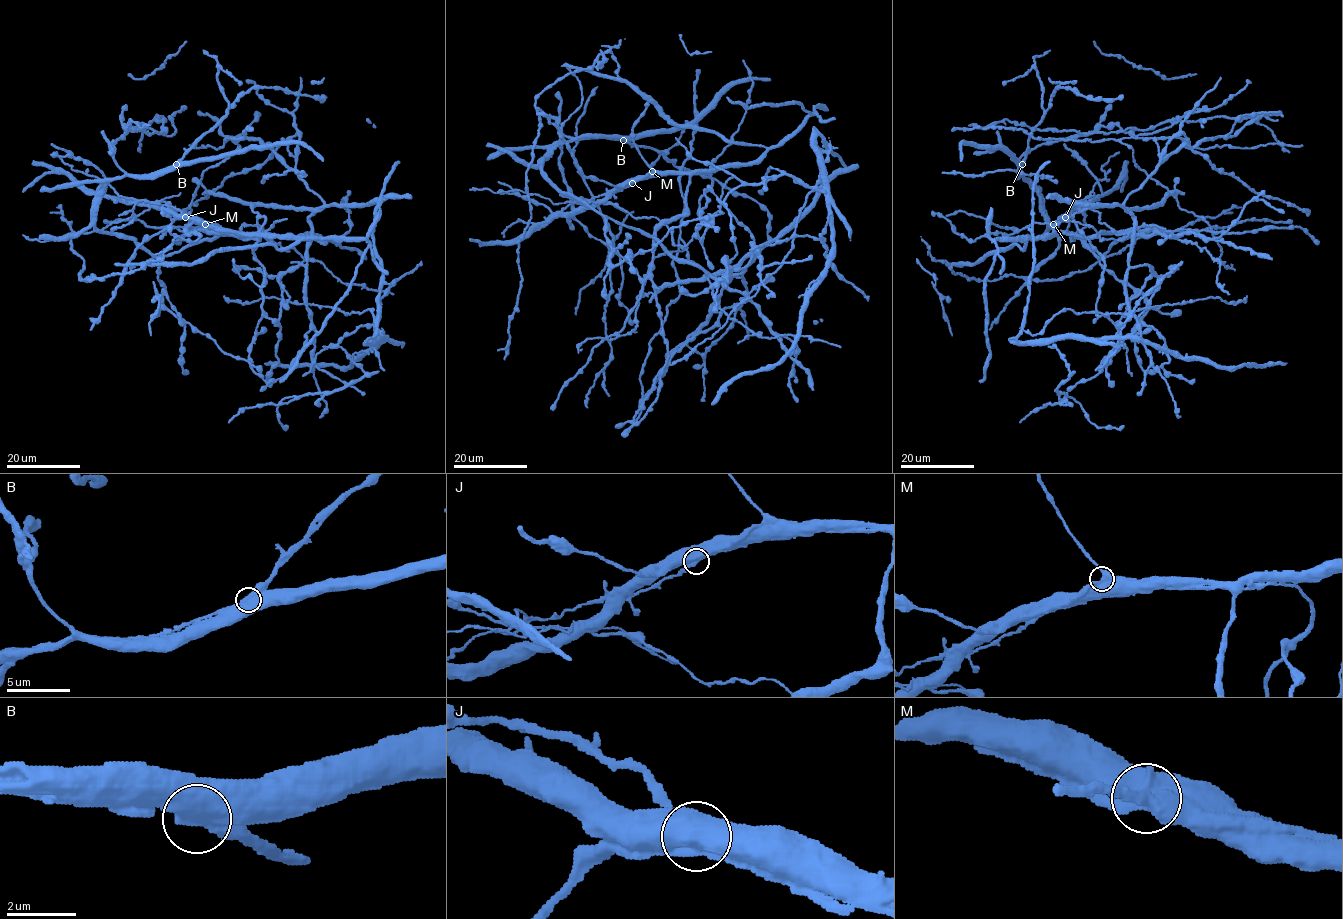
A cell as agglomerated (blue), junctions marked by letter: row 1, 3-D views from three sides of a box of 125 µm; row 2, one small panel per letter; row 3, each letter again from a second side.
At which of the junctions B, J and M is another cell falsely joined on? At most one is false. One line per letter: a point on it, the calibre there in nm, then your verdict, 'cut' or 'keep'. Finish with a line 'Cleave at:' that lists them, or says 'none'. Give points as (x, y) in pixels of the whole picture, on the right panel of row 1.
B: at (1022, 164); 600 nm thick; keep
J: at (1065, 217); 600 nm thick; cut
M: at (1053, 224); 600 nm thick; keep
Cleave at: J

